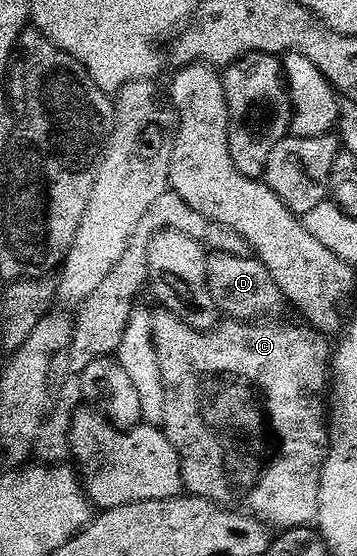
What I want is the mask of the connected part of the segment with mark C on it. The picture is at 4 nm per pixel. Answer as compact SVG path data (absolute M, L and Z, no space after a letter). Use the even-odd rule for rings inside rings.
M161 308L151 313L150 319L152 340L156 344L156 356L160 360L160 376L164 380L166 389L164 429L182 462L183 487L195 498L206 498L227 508L245 508L253 517L271 527L278 526L279 531L291 530L297 526L310 526L318 516L322 469L326 466L326 456L332 441L328 429L328 371L332 366L331 339L309 325L297 326L294 322L274 322L278 320L256 322L226 320L215 326L212 332L207 332L184 324L184 320Z

